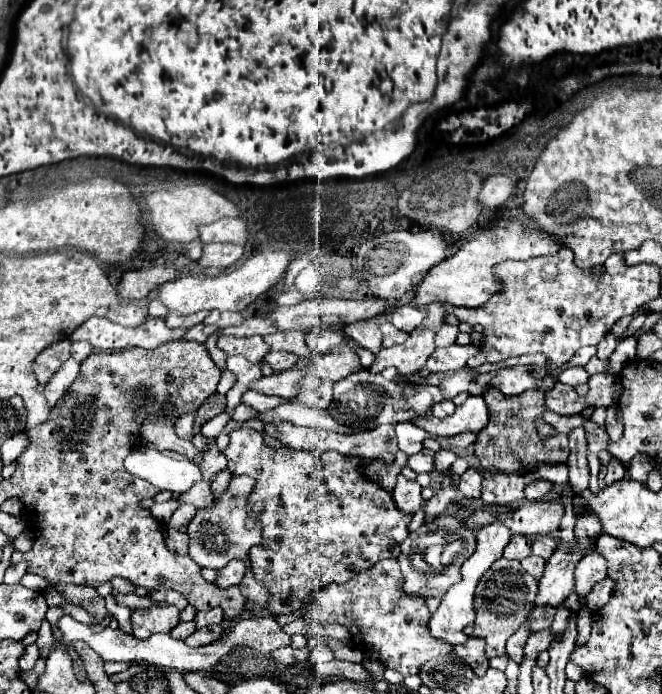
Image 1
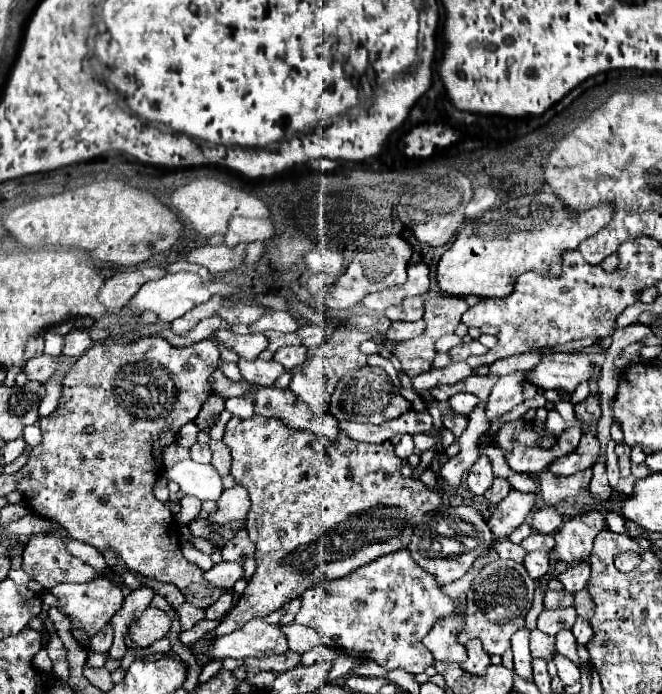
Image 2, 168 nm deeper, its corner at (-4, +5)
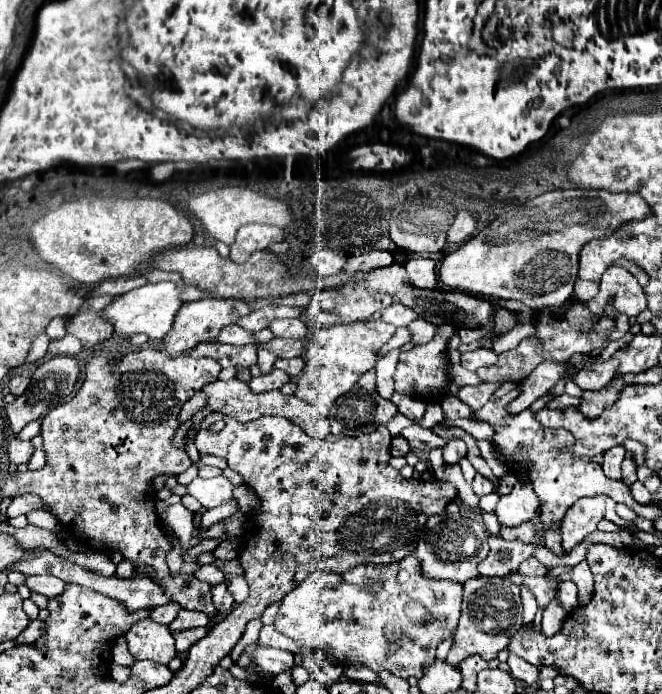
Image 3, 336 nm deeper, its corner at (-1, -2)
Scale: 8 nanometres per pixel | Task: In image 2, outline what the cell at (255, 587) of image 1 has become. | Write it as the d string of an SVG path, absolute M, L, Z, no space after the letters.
M239 530L233 534L233 538L223 546L221 550L225 562L239 562L245 570L245 578L249 580L255 572L255 548L253 542L247 536L247 530Z

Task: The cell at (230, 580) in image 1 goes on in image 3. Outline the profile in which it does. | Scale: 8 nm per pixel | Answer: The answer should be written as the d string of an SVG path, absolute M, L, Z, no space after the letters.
M202 565L194 575L196 575L200 581L210 583L212 587L214 587L214 585L220 585L220 583L226 579L224 573L222 573L216 565Z

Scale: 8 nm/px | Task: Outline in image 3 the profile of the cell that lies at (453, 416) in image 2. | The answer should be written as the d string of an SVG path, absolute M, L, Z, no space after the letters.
M450 439L444 445L444 461L446 463L458 463L458 459L464 455L466 455L466 443L462 439Z

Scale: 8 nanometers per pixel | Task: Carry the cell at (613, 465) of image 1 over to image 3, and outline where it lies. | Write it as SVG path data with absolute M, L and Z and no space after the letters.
M624 459L622 463L622 481L626 485L632 485L636 481L636 465L632 459Z

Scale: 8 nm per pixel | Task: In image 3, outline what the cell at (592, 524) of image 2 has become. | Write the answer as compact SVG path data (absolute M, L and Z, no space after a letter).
M604 495L584 497L576 501L562 519L562 547L570 553L584 541L586 535L596 531L596 525L604 519Z

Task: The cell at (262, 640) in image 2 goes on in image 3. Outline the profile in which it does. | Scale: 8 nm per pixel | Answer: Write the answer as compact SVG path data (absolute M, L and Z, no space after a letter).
M256 643L250 653L252 665L266 675L278 675L282 671L290 671L294 667L294 655L290 651L272 649L262 643Z

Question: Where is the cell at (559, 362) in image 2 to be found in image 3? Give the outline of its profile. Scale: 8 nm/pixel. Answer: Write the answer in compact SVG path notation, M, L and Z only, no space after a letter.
M614 357L602 361L602 363L596 363L588 369L582 369L580 373L576 373L572 377L572 381L582 389L582 391L590 391L590 389L602 389L608 385L608 381L616 375L616 369L618 369L618 361Z

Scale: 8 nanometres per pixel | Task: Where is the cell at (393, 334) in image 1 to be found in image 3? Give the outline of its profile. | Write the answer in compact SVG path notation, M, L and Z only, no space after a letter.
M422 317L412 321L412 325L408 325L408 331L412 335L412 343L418 345L418 343L428 343L434 333L436 333L436 325L432 325L430 321L424 321Z

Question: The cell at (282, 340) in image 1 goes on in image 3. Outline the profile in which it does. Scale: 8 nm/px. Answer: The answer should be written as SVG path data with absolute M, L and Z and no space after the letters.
M260 345L260 347L258 347L258 363L260 363L262 373L272 371L272 367L274 367L274 361L276 361L276 359L278 359L278 357L276 357L276 353L272 353L266 345Z

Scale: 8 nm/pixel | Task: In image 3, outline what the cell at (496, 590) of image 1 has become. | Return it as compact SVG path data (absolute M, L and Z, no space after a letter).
M478 575L464 583L464 601L462 601L462 615L454 635L452 649L448 653L448 663L458 665L462 659L470 655L480 655L484 661L492 661L498 657L498 651L508 647L512 631L518 629L522 623L522 601L520 589L512 585L508 579L490 579Z

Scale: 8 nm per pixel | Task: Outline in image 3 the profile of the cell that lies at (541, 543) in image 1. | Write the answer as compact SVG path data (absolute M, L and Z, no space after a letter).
M488 537L490 553L480 563L480 573L488 577L504 577L512 571L518 571L518 565L524 559L530 559L536 551L534 543L524 545L522 541L504 541L496 537Z

